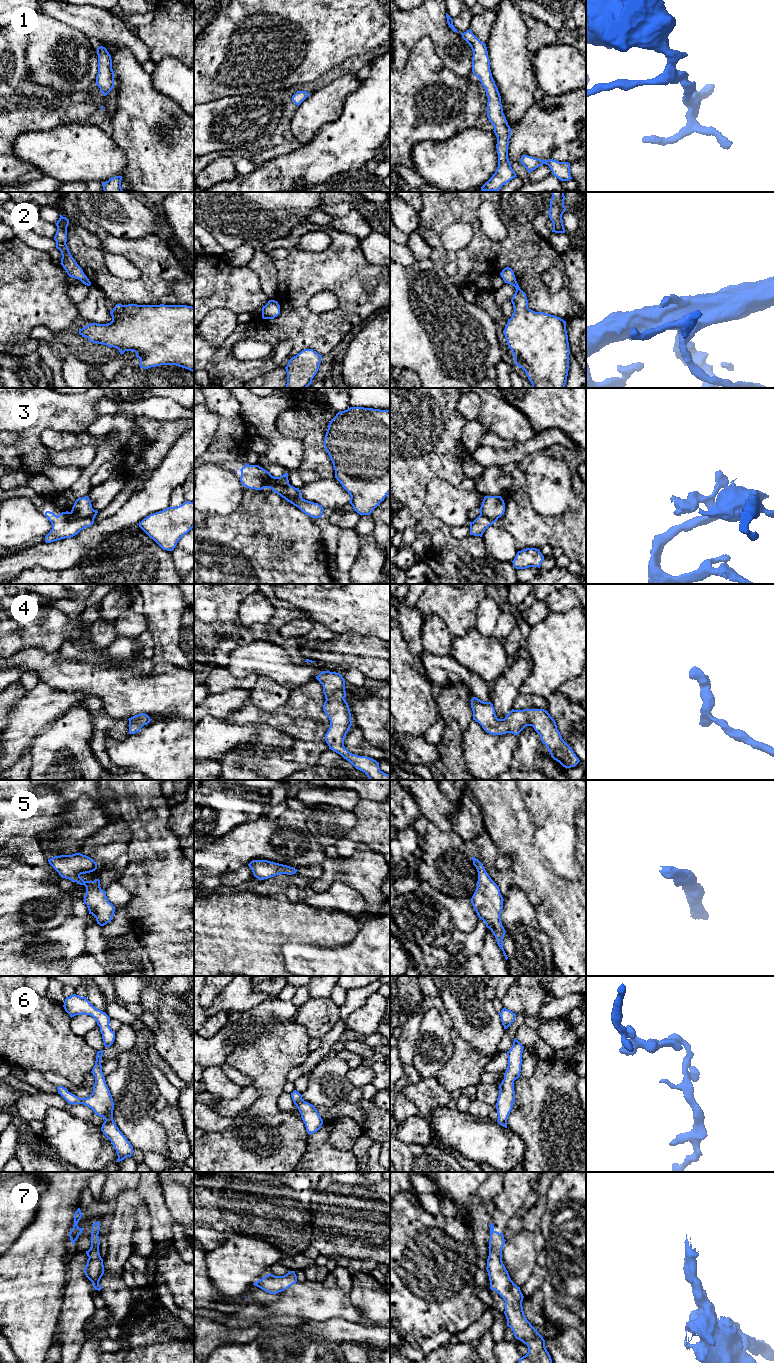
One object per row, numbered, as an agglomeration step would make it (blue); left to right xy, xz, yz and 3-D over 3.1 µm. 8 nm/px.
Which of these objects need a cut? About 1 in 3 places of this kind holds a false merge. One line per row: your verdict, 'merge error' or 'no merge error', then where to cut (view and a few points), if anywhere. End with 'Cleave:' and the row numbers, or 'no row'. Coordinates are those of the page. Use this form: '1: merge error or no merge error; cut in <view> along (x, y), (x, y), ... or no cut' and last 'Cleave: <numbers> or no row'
1: no merge error; no cut
2: no merge error; no cut
3: merge error; cut in xy along (70, 512), (79, 517), (91, 517), (93, 519)
4: no merge error; no cut
5: no merge error; no cut
6: no merge error; no cut
7: no merge error; no cut
Cleave: 3

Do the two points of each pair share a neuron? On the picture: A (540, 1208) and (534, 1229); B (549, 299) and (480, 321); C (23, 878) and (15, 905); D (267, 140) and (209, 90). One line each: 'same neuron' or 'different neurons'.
A: same neuron
B: different neurons
C: same neuron
D: different neurons

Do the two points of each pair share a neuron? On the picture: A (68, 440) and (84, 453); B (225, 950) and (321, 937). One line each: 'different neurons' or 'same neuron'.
A: different neurons
B: same neuron

